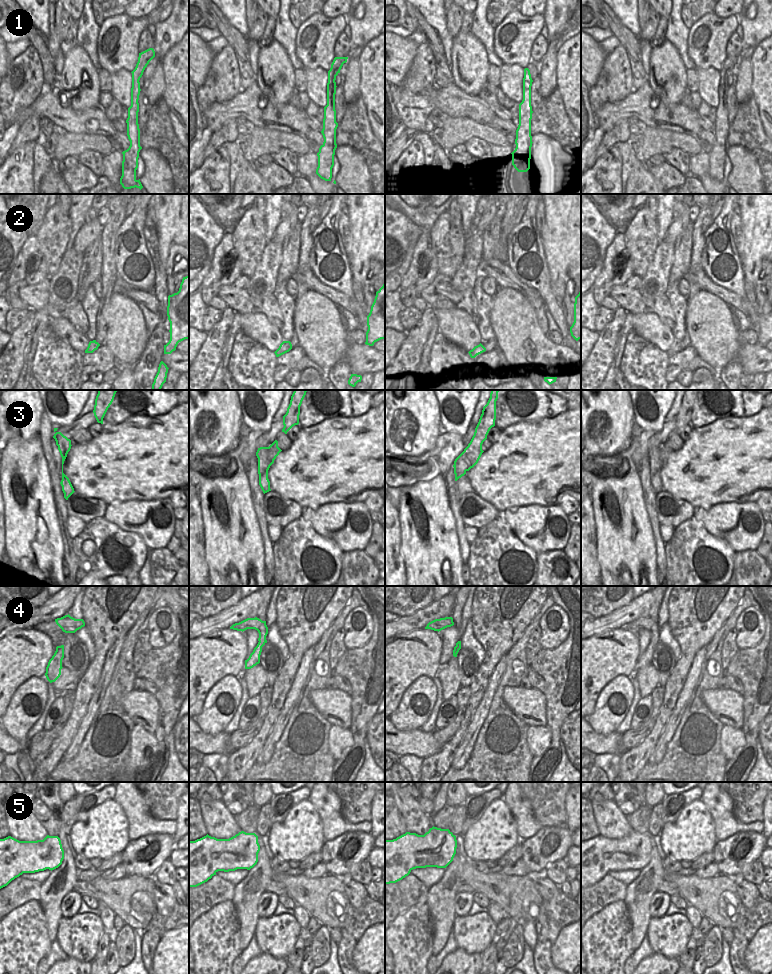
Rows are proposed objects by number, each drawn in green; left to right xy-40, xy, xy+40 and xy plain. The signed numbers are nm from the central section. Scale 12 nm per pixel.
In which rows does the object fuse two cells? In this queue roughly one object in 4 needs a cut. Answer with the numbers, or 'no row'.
3, 4

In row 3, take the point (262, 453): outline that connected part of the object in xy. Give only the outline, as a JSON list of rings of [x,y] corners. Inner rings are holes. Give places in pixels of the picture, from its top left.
[[[260,447],[256,452],[258,458],[259,485],[264,494],[271,491],[270,481],[268,479],[268,470],[271,466],[268,460],[268,449],[269,447]]]

